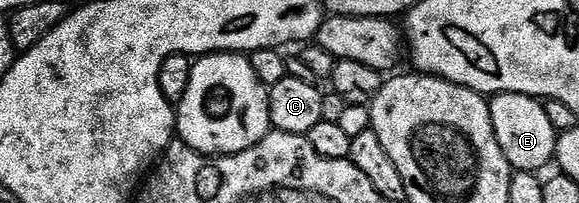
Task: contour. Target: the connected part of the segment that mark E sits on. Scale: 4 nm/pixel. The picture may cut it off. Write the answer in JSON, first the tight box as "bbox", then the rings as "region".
{"bbox":[489,93,559,173],"region":[[[504,93],[495,95],[489,100],[490,112],[492,113],[492,129],[496,133],[496,141],[504,153],[504,157],[510,163],[515,172],[529,171],[531,173],[541,172],[541,167],[551,166],[555,158],[554,150],[558,144],[559,132],[552,127],[543,104],[532,95],[521,95],[520,93]]]}

